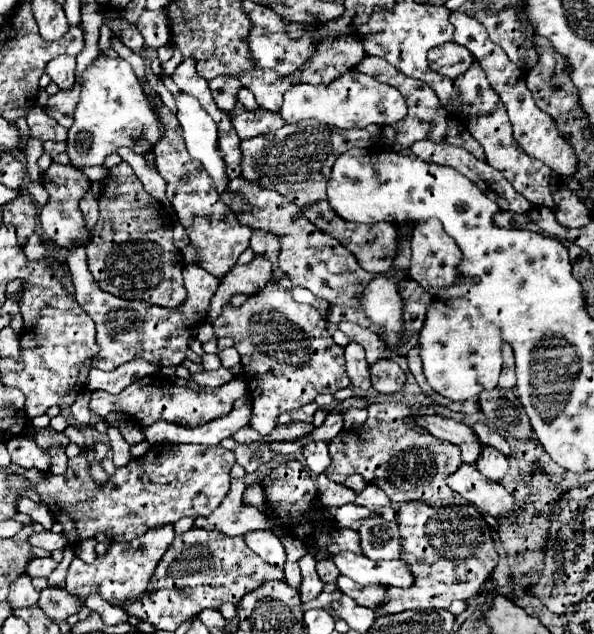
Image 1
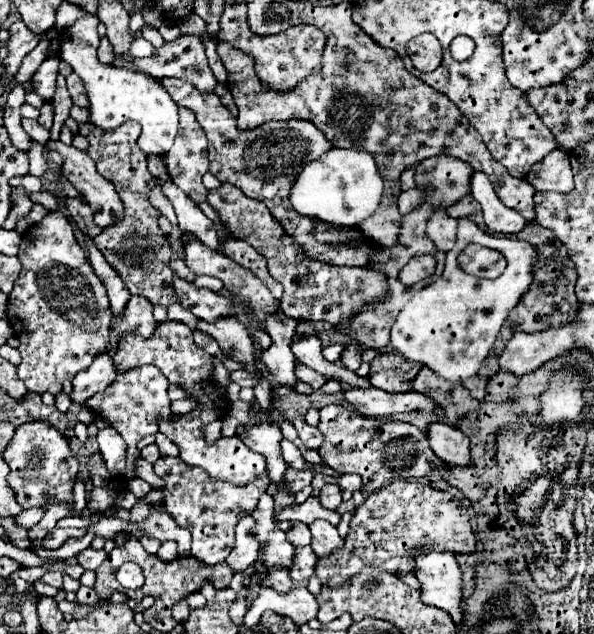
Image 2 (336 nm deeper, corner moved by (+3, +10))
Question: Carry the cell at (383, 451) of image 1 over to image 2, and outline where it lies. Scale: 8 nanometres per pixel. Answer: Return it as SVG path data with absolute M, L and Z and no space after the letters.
M325 406L321 408L319 426L325 436L319 454L335 472L355 472L363 478L361 490L375 492L381 490L387 482L403 478L423 478L435 470L443 468L443 462L429 448L429 440L423 430L405 422L385 422L363 418L343 406Z

